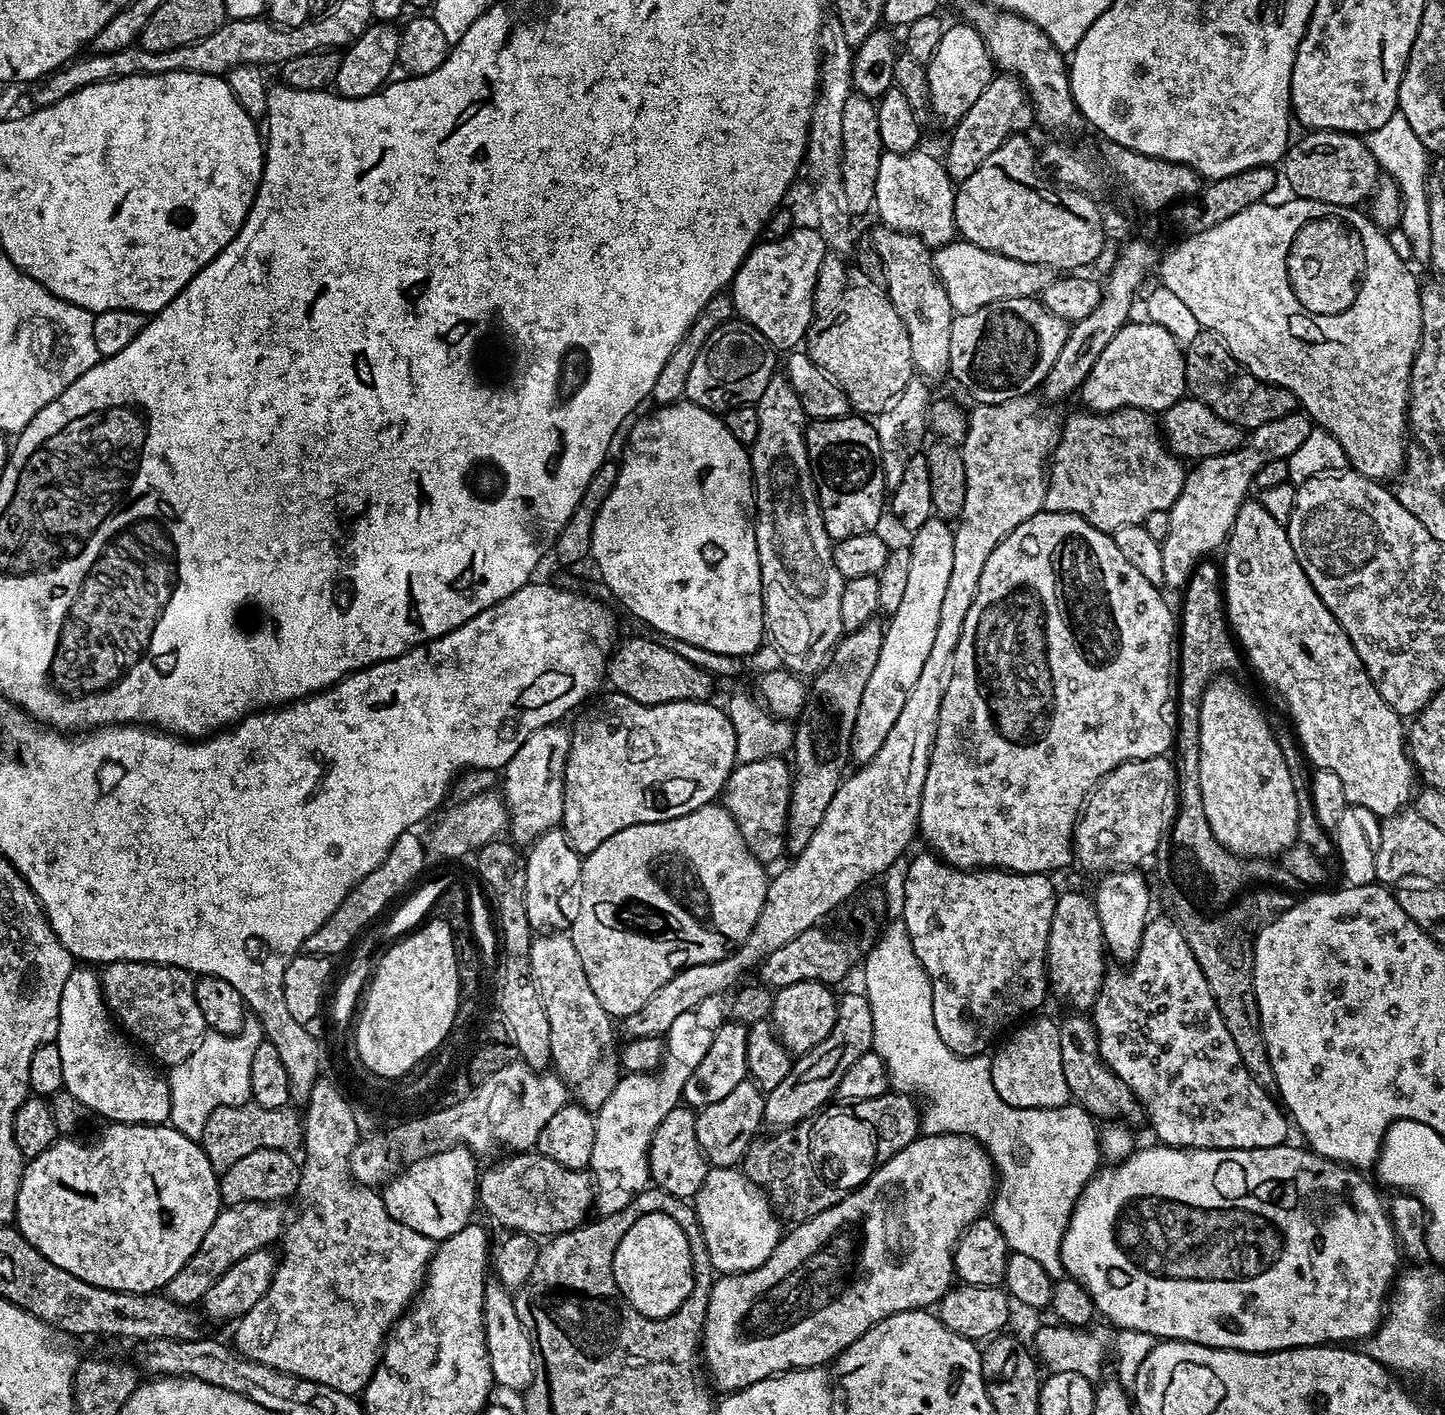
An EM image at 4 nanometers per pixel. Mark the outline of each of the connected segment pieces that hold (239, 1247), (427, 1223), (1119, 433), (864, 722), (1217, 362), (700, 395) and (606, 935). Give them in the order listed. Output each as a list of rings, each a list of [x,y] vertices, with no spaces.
[[[246,1202],[221,1207],[196,1253],[186,1262],[186,1266],[182,1266],[182,1270],[178,1270],[178,1274],[174,1274],[174,1278],[170,1278],[166,1289],[169,1298],[179,1304],[199,1305],[206,1290],[210,1290],[210,1286],[214,1286],[214,1282],[218,1282],[218,1278],[234,1266],[234,1262],[242,1262],[242,1258],[246,1258],[246,1254],[254,1254],[254,1250],[272,1246],[275,1240],[277,1243],[286,1227],[286,1215],[280,1208],[283,1207],[276,1202]]]
[[[457,1146],[426,1154],[421,1160],[409,1164],[383,1185],[384,1205],[390,1218],[418,1230],[418,1234],[433,1242],[458,1234],[458,1230],[473,1223],[472,1211],[478,1208],[476,1160],[477,1157],[469,1148]]]
[[[1119,408],[1113,412],[1079,411],[1068,421],[1063,421],[1060,439],[1049,459],[1043,511],[1081,516],[1086,523],[1109,534],[1127,524],[1143,524],[1154,510],[1167,512],[1182,492],[1186,468],[1181,457],[1168,451],[1161,429],[1158,424],[1156,429],[1152,421],[1155,420],[1153,413],[1145,412],[1143,408]]]
[[[943,518],[928,520],[917,532],[911,533],[910,540],[910,579],[898,610],[891,613],[889,620],[892,621],[887,621],[882,638],[882,654],[878,654],[878,666],[874,666],[874,674],[870,674],[870,682],[866,685],[866,694],[862,694],[862,706],[858,706],[858,718],[852,731],[850,756],[860,766],[878,754],[910,690],[914,690],[914,682],[918,682],[918,673],[934,643],[942,598],[946,595],[950,570],[954,566],[954,528],[949,521]]]
[[[1200,330],[1197,333],[1183,349],[1184,382],[1191,399],[1200,400],[1210,406],[1210,410],[1214,410],[1218,418],[1245,430],[1274,422],[1274,418],[1282,418],[1297,411],[1298,405],[1290,390],[1279,388],[1277,384],[1268,384],[1265,380],[1257,380],[1255,376],[1245,372],[1215,332]]]
[[[729,322],[718,326],[718,330],[714,330],[714,334],[706,338],[706,346],[698,350],[698,358],[690,375],[686,377],[683,399],[717,414],[747,404],[754,406],[762,398],[766,386],[770,386],[777,371],[778,360],[776,364],[775,355],[777,353],[749,324]]]
[[[713,802],[686,814],[682,818],[670,818],[666,822],[646,822],[638,826],[626,826],[618,830],[618,834],[610,834],[598,850],[589,856],[583,857],[580,869],[582,870],[582,898],[578,906],[578,918],[574,918],[570,935],[574,942],[574,950],[578,950],[578,958],[582,958],[582,970],[586,970],[586,979],[590,982],[590,990],[602,1002],[602,1010],[606,1010],[613,1018],[623,1018],[642,1010],[674,974],[684,968],[699,964],[713,964],[731,956],[741,944],[746,942],[750,930],[754,930],[754,922],[758,922],[758,914],[762,914],[762,906],[766,902],[766,890],[770,879],[765,865],[761,864],[746,846],[734,818],[725,810],[723,803]]]

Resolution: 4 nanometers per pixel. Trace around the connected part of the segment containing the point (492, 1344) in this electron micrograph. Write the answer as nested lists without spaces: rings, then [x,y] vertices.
[[[495,1278],[484,1281],[484,1337],[495,1383],[517,1394],[527,1390],[538,1367],[536,1352],[527,1330],[522,1326],[522,1318],[518,1318],[516,1313],[513,1293]]]

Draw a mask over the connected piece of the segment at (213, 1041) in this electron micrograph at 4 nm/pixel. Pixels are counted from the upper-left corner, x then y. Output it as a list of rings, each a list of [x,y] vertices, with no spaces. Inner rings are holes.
[[[245,1015],[240,1032],[227,1036],[221,1032],[205,1031],[202,1042],[186,1058],[186,1062],[171,1065],[166,1079],[170,1086],[171,1127],[177,1128],[186,1138],[199,1141],[206,1130],[206,1118],[222,1106],[242,1106],[252,1100],[250,1066],[258,1046],[265,1040],[264,1027],[258,1017]]]

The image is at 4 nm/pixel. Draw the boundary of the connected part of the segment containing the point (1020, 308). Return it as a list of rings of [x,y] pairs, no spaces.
[[[1030,296],[1006,298],[973,312],[961,312],[950,326],[951,379],[956,379],[976,404],[1001,404],[1035,393],[1058,359],[1069,327],[1069,321],[1050,314],[1039,299]]]

